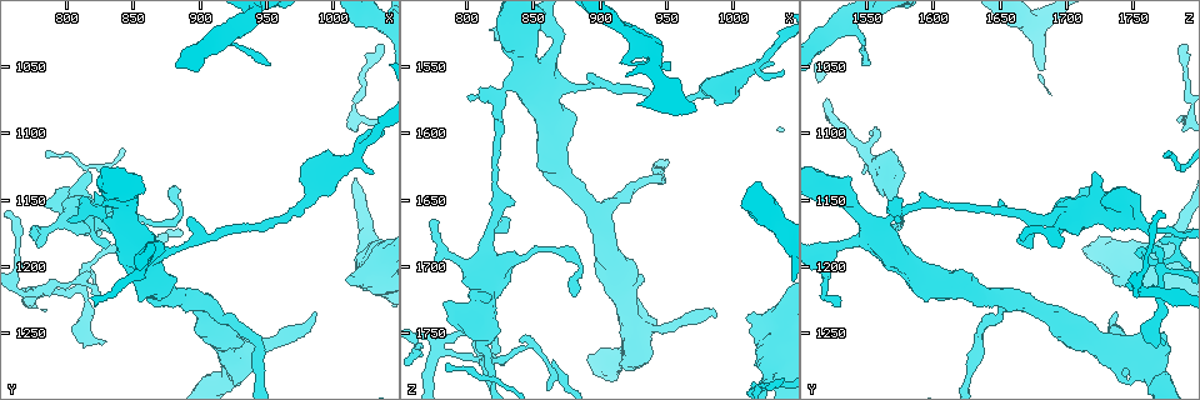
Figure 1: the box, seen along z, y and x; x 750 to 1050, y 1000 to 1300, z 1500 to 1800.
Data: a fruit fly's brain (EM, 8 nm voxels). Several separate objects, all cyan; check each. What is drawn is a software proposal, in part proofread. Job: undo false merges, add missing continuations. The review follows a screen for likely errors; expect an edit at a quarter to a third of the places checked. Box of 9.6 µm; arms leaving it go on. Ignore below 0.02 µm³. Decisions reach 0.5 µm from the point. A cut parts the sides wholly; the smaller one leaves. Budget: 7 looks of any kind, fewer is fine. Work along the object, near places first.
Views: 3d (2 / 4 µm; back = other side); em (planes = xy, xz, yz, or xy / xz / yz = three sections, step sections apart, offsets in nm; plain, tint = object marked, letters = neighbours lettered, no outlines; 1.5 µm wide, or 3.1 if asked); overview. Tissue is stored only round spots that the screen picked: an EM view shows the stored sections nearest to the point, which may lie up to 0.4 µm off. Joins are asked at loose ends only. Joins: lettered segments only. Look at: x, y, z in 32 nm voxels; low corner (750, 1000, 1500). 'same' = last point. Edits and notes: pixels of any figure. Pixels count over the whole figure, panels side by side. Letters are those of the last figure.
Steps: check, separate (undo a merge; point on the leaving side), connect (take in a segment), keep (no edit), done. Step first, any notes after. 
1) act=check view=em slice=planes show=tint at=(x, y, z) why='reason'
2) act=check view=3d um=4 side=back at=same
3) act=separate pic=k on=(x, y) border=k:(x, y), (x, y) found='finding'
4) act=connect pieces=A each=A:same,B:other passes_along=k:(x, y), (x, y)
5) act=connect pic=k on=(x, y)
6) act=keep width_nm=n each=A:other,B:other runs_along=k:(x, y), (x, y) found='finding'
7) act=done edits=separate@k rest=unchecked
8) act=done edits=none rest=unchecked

act=check view=3d um=2 at=(836, 1154, 1650) why='an open end'

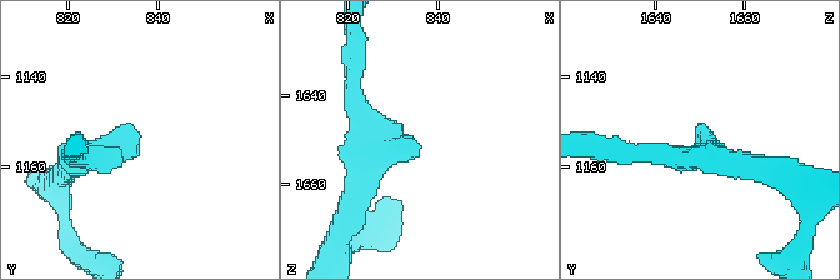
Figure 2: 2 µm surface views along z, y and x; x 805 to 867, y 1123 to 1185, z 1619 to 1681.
act=check view=em slice=planes show=letters at=(836, 1154, 1651)

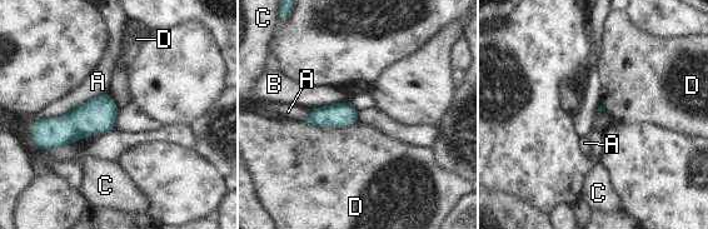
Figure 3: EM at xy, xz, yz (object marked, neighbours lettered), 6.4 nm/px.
act=keep each=A:other,B:other,C:other,D:other border=3:(304, 120), (317, 127), (358, 120) found='none of them fits'

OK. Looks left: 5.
act=check view=3d um=4 side=back at=(782, 1216, 1762) why='four or more arms meet'

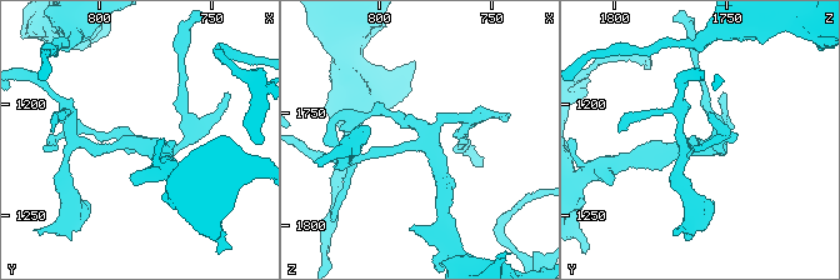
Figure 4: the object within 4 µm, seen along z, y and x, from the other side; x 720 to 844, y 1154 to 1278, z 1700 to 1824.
act=check view=em slice=planes show=letters at=(781, 1219, 1764) arms=4 why='shape alone is not enough'

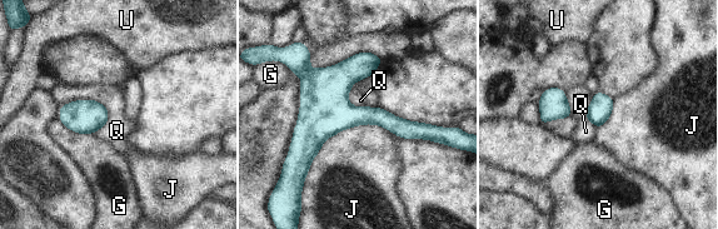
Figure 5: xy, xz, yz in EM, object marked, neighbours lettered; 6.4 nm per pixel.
act=keep width_nm=150 longest_contact=J:750nm each=G:other,J:other,Q:other,U:other found='all the same neuron'

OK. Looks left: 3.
act=check view=em slice=planes show=letters at=(846, 1188, 1758) why='sharp bend'

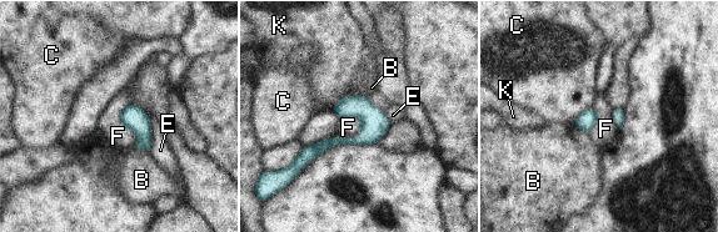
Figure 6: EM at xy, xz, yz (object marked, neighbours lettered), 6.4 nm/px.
act=keep width_nm=120 each=B:other,C:other,E:other,F:other,K:other border=6:(360, 120), (355, 137), (338, 137) found='continuous, no second neuron'

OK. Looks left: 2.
act=done edits=none rest=unchecked

